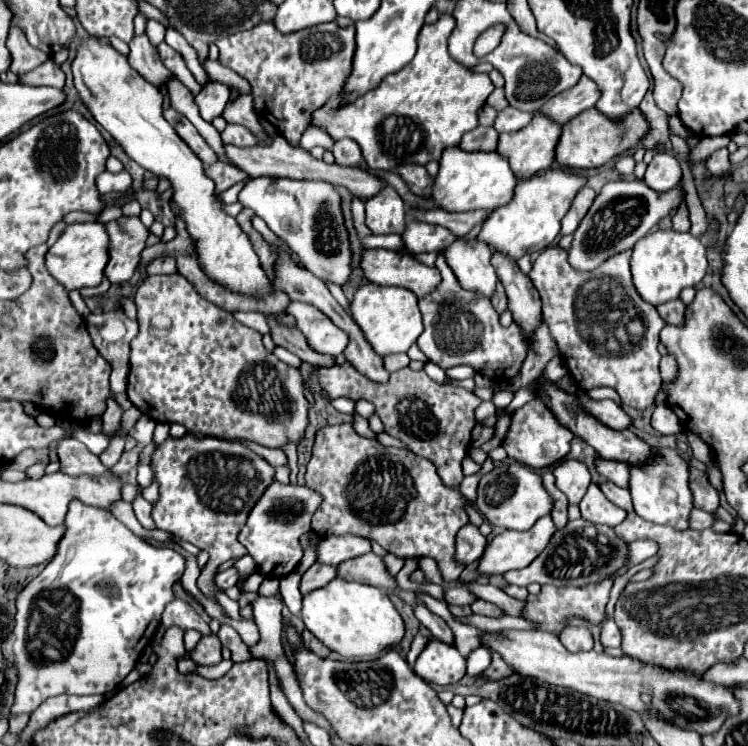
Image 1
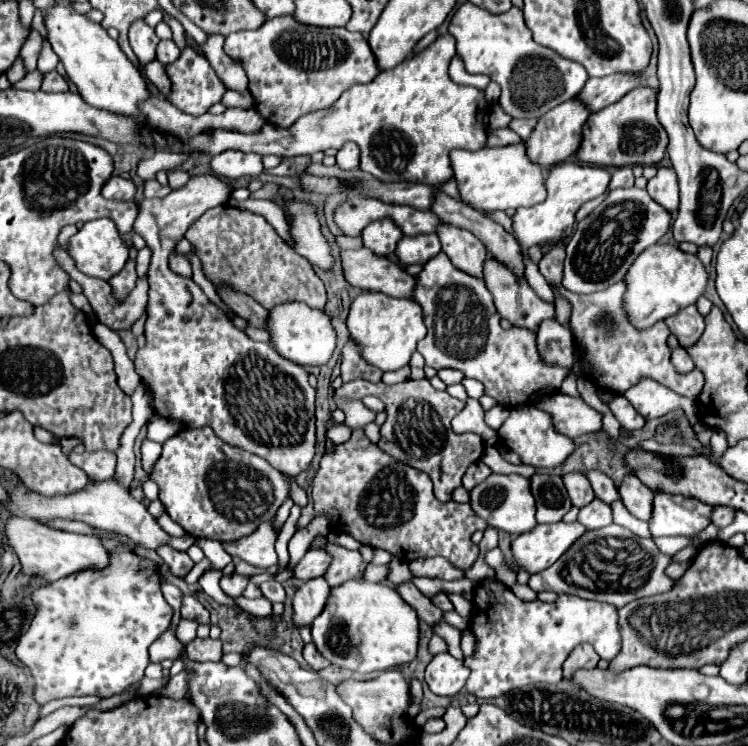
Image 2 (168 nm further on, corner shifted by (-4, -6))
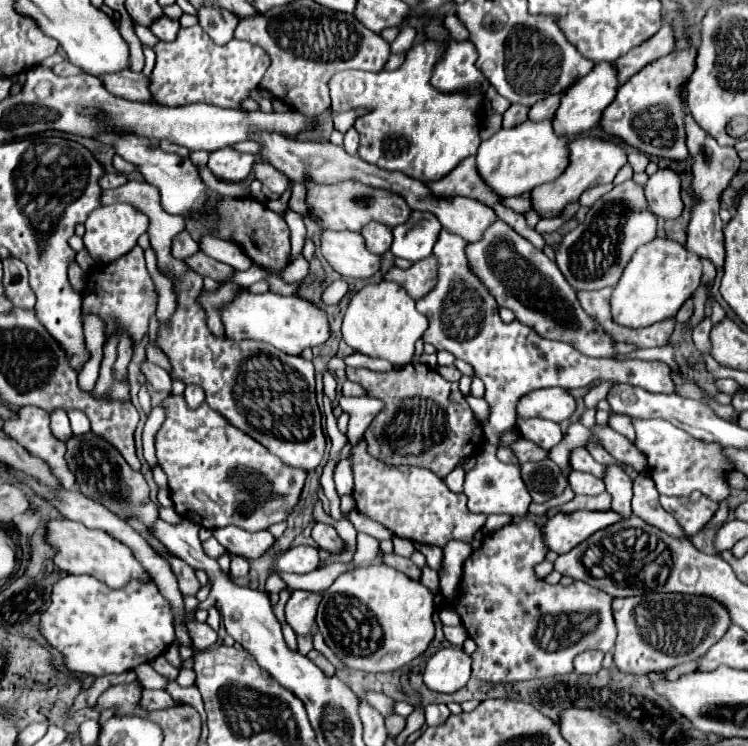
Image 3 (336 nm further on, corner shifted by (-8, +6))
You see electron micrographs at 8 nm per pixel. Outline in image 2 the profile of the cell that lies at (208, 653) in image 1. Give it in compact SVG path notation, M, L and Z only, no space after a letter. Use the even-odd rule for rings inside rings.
M196 638L186 646L186 658L192 662L218 662L222 658L222 642L212 638Z

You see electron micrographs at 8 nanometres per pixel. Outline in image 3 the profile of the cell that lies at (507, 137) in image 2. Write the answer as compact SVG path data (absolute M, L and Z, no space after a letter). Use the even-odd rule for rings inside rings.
M512 104L506 112L504 112L504 122L502 122L502 128L512 128L524 120L528 120L528 106L518 106L518 104Z

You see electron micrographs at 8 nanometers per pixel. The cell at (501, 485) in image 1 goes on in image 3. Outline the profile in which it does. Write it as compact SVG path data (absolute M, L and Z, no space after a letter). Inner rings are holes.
M484 442L476 456L476 466L466 474L464 494L468 496L468 510L480 514L510 514L512 518L524 518L528 514L528 506L532 502L522 478L518 464L504 464L496 458L494 444Z

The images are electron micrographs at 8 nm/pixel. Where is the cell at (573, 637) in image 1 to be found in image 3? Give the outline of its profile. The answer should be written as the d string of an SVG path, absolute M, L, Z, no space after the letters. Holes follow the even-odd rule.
M582 652L580 656L576 656L574 660L574 672L576 674L596 674L602 668L602 652Z

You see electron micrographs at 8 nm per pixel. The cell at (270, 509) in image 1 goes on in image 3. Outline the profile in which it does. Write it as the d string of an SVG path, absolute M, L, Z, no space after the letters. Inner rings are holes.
M236 526L214 530L214 538L232 556L244 556L244 558L250 558L250 560L260 558L274 544L274 536L268 534L268 530L246 532L246 530L236 528Z

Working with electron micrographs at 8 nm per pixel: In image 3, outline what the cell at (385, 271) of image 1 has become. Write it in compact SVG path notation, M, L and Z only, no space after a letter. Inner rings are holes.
M322 230L320 250L326 262L340 276L346 278L370 278L380 270L380 256L372 256L364 248L358 232L334 232Z

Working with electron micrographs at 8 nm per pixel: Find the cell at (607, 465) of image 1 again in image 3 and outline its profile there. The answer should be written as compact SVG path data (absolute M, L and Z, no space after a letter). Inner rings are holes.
M640 472L634 480L632 512L636 516L640 516L644 522L656 526L658 530L666 532L672 538L678 538L678 540L688 538L684 534L684 530L680 528L680 524L676 522L676 518L660 506L658 498L660 498L660 494L656 492L656 486L652 484L652 478L648 476L648 472Z

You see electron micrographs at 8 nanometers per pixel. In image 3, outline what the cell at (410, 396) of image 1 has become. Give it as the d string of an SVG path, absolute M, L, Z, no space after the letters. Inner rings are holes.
M410 362L410 364L406 364L406 366L402 366L400 370L392 370L392 372L372 372L372 370L364 370L364 368L346 368L346 376L348 376L348 380L352 380L352 382L358 382L364 390L366 390L366 396L372 396L372 398L380 398L382 402L384 402L384 408L378 412L378 416L372 420L372 424L366 428L366 432L364 432L364 440L366 440L366 444L368 444L368 454L372 456L372 458L378 458L380 462L384 462L386 466L418 466L418 468L428 468L428 470L432 470L438 478L444 478L448 472L452 472L454 468L456 468L456 464L458 464L458 460L462 460L462 458L470 458L470 456L474 456L474 454L478 454L478 450L482 448L482 444L484 444L484 434L482 434L482 424L474 418L474 414L472 414L472 410L468 408L468 404L462 400L462 402L450 402L450 392L452 392L452 384L448 382L448 380L444 380L434 368L430 368L430 366L426 366L426 364L418 364L418 362Z

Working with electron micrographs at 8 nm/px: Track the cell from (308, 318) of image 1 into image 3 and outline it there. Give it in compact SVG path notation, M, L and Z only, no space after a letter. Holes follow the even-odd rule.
M242 290L234 296L232 302L228 302L220 308L220 318L224 324L226 336L230 340L266 342L286 354L300 354L304 348L320 346L330 336L326 312L298 296L280 296L280 294L272 294L272 292L252 294L248 290Z

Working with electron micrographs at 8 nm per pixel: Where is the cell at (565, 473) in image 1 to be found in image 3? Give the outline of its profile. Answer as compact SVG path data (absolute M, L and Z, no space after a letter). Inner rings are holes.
M572 470L568 482L570 482L570 486L576 494L602 494L606 490L604 482L598 476L592 476L592 474L586 474L586 472Z

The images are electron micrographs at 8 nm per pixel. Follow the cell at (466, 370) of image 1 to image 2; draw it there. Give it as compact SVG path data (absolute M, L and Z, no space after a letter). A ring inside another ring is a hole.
M438 370L438 378L444 382L444 384L458 384L458 382L462 382L462 378L464 378L464 374L462 372L456 372L456 370Z

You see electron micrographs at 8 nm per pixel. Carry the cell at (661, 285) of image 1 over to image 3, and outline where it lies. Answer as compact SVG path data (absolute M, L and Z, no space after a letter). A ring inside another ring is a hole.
M654 238L634 252L618 284L612 288L612 322L626 328L646 328L676 316L680 306L700 286L700 276L702 262L700 258L692 256L688 248L668 238Z

